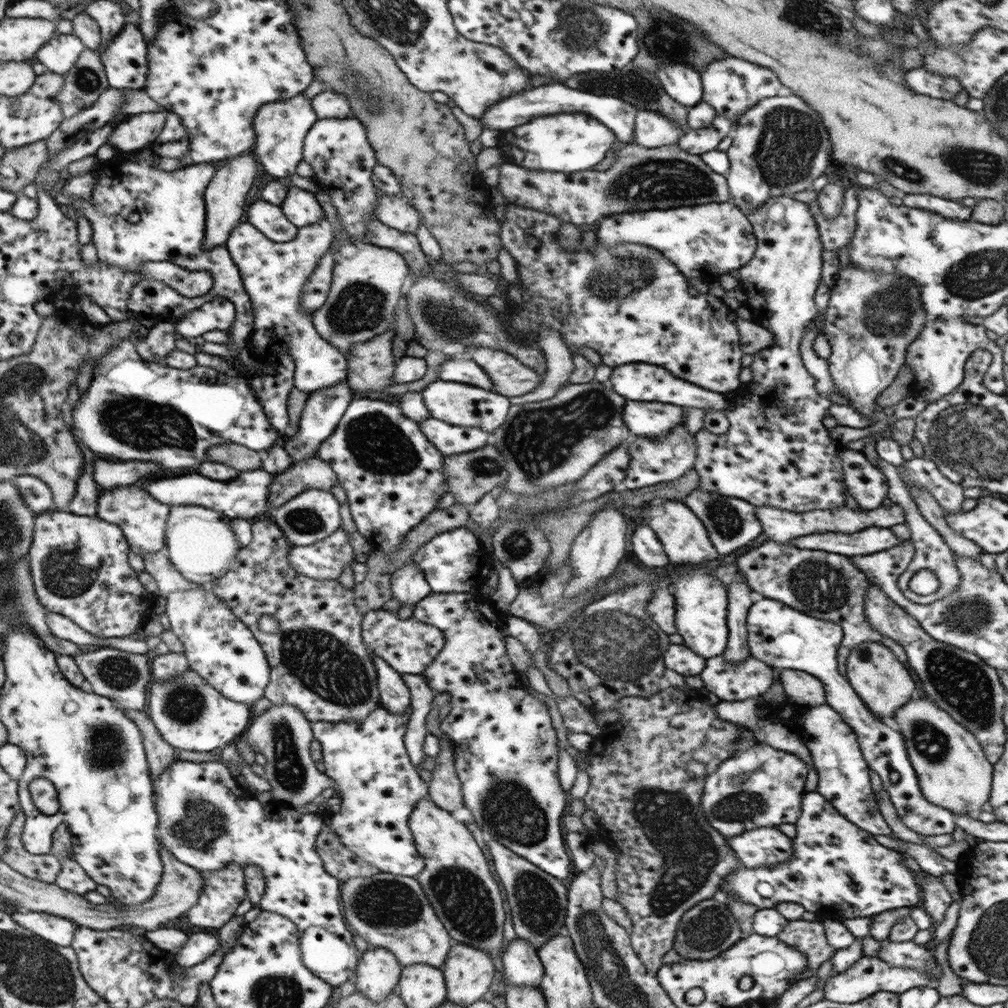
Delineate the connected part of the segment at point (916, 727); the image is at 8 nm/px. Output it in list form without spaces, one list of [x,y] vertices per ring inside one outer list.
[[[928,695],[912,697],[893,714],[900,726],[908,758],[916,771],[922,794],[953,814],[977,816],[988,809],[993,764],[988,762],[978,739],[942,710]]]

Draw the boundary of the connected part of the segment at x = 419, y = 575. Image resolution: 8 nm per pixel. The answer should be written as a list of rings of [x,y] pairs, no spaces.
[[[404,564],[391,574],[391,591],[394,600],[403,605],[420,602],[432,589],[417,564]]]

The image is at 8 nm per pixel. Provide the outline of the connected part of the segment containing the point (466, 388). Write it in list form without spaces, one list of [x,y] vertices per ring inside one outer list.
[[[436,380],[420,393],[430,416],[441,422],[451,423],[452,426],[480,428],[491,435],[504,425],[508,411],[511,410],[510,400],[506,396],[480,389],[476,386],[460,382],[445,382]]]

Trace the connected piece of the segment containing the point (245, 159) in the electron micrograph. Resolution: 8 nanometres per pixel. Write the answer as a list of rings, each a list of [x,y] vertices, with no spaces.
[[[250,154],[221,162],[208,187],[208,250],[224,245],[244,216],[246,196],[258,174],[258,162]]]

